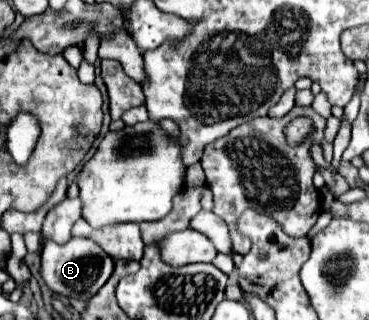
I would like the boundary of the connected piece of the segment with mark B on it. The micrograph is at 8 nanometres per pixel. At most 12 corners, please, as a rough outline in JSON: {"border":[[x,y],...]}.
{"border":[[47,240],[39,274],[61,298],[91,300],[115,260],[93,240]]}

